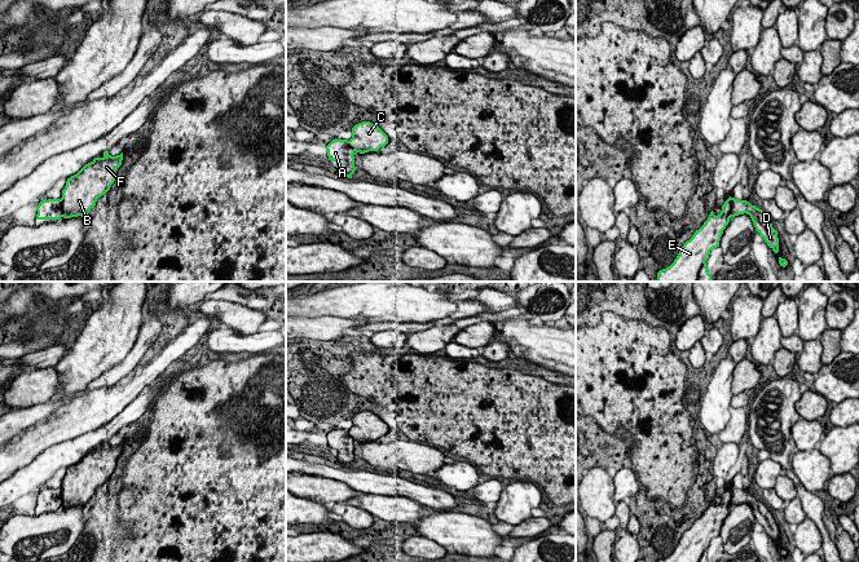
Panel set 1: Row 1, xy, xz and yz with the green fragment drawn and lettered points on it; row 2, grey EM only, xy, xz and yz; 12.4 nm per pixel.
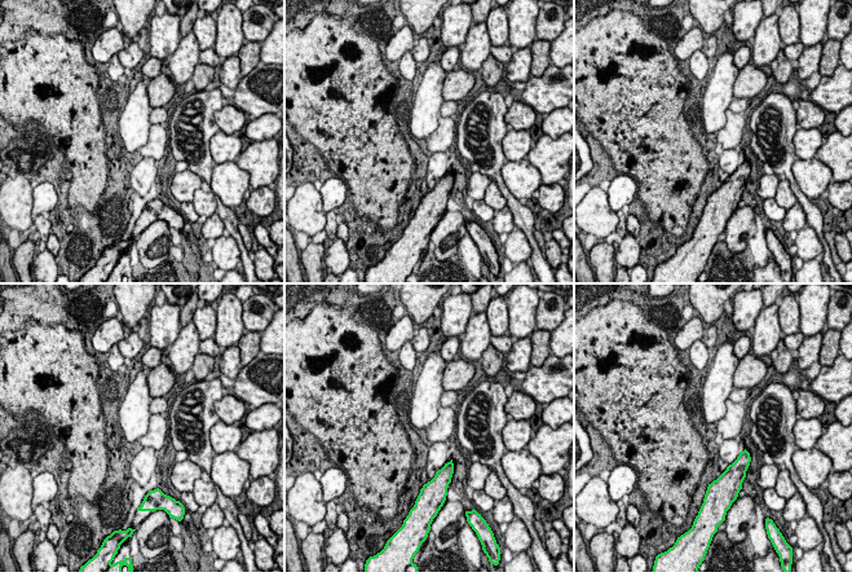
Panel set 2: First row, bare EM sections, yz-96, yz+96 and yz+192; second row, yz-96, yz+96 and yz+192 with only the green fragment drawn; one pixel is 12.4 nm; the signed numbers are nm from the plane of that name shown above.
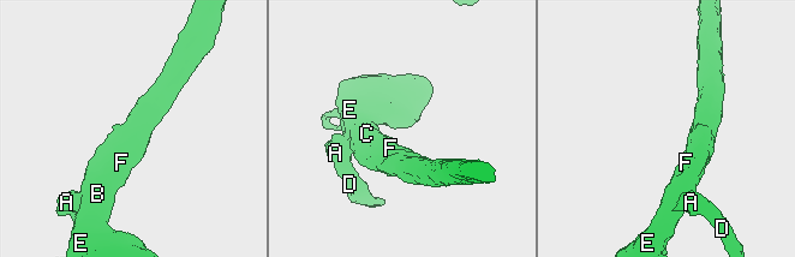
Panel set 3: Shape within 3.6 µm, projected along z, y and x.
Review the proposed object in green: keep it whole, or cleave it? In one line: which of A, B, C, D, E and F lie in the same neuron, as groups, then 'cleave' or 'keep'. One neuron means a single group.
A B C D E F | keep

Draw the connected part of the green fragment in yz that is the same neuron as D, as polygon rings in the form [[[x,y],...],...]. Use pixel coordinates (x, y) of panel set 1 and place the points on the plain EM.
[[[730,486],[722,495],[721,503],[715,505],[712,500],[704,514],[683,534],[674,552],[658,562],[709,562],[705,550],[709,548],[710,540],[719,536],[721,526],[730,508],[744,503],[750,505],[756,519],[777,543],[777,521],[772,517],[767,504],[746,490]]]

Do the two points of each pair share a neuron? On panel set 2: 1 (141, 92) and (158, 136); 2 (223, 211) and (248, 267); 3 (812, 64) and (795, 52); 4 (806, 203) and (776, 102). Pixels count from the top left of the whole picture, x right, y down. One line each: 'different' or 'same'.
1: different
2: same
3: different
4: same

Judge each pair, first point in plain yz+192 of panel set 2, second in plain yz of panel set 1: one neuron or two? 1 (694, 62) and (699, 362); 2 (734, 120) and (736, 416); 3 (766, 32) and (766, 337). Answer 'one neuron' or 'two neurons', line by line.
1: one neuron
2: one neuron
3: one neuron

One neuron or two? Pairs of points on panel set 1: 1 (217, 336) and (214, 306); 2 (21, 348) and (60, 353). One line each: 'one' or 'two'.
1: one
2: two

